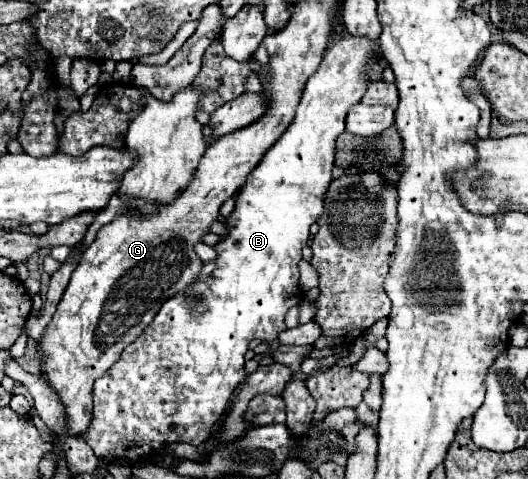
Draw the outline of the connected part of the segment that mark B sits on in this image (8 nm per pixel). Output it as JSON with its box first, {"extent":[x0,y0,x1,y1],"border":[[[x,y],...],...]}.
{"extent":[81,33,377,461],"border":[[[341,33],[327,49],[317,73],[311,75],[311,79],[307,81],[305,85],[305,91],[303,91],[303,97],[301,97],[301,103],[297,107],[297,113],[295,113],[295,119],[293,123],[287,127],[287,131],[279,137],[279,141],[265,153],[265,157],[261,159],[261,163],[255,167],[255,171],[247,177],[247,183],[243,185],[243,189],[239,191],[237,199],[235,199],[235,211],[227,217],[227,227],[229,227],[229,233],[223,237],[223,241],[219,245],[215,245],[217,249],[217,261],[211,261],[211,263],[205,263],[203,265],[203,271],[201,271],[201,279],[195,281],[195,285],[189,285],[183,293],[171,297],[169,301],[165,301],[165,305],[159,309],[159,313],[155,315],[155,319],[151,321],[151,325],[141,333],[139,339],[135,339],[119,357],[119,361],[107,369],[107,373],[103,377],[99,377],[95,381],[95,387],[93,387],[93,419],[91,419],[91,425],[87,427],[87,431],[81,435],[89,447],[93,449],[93,453],[97,455],[97,459],[103,459],[103,461],[117,461],[117,459],[131,459],[131,461],[139,461],[143,457],[149,457],[153,451],[135,451],[135,449],[153,449],[153,447],[159,447],[159,445],[165,445],[165,443],[175,443],[175,441],[185,441],[185,443],[191,443],[191,445],[201,445],[203,441],[207,441],[207,437],[211,435],[211,429],[215,425],[215,421],[221,417],[221,413],[225,411],[235,387],[245,379],[245,351],[249,349],[249,343],[253,339],[257,341],[275,341],[277,335],[287,329],[283,319],[285,319],[285,313],[291,305],[297,305],[301,299],[303,299],[303,293],[299,289],[299,269],[297,269],[297,263],[301,261],[301,249],[307,245],[307,239],[309,239],[309,227],[317,221],[317,217],[323,213],[323,195],[333,179],[331,171],[333,171],[333,155],[335,155],[335,139],[345,131],[345,117],[347,117],[347,111],[351,105],[359,103],[359,99],[363,97],[367,85],[369,85],[369,79],[367,79],[367,69],[371,69],[371,61],[375,59],[375,47],[377,43],[371,41],[369,37],[355,37],[351,33]]]}

